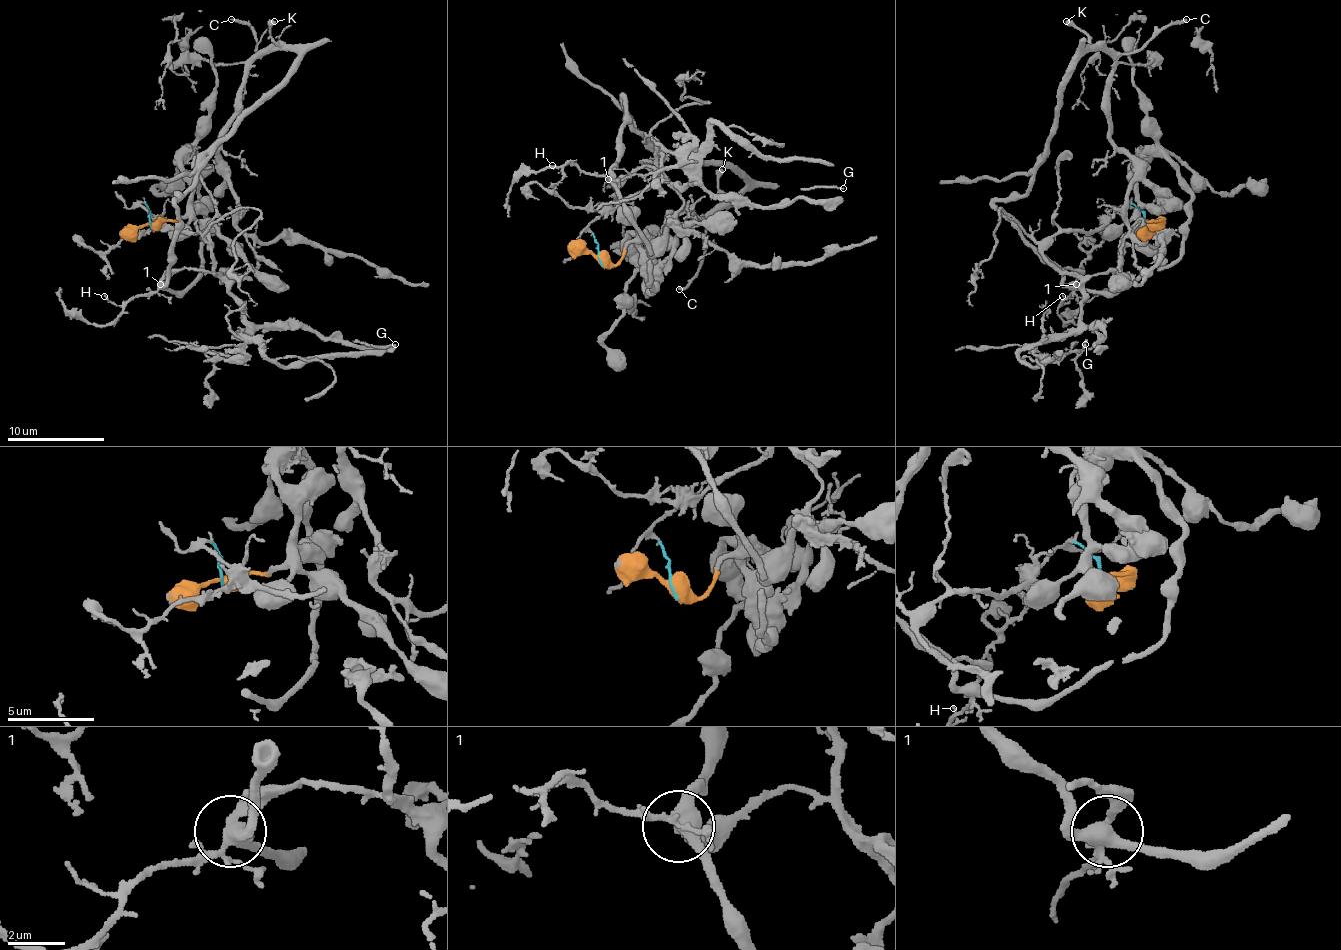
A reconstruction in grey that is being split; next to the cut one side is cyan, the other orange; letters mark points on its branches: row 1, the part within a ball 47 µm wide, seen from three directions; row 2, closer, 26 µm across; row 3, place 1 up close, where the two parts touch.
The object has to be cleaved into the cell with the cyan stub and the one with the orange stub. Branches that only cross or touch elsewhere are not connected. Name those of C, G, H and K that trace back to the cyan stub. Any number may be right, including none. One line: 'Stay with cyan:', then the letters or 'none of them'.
Stay with cyan: G, H

